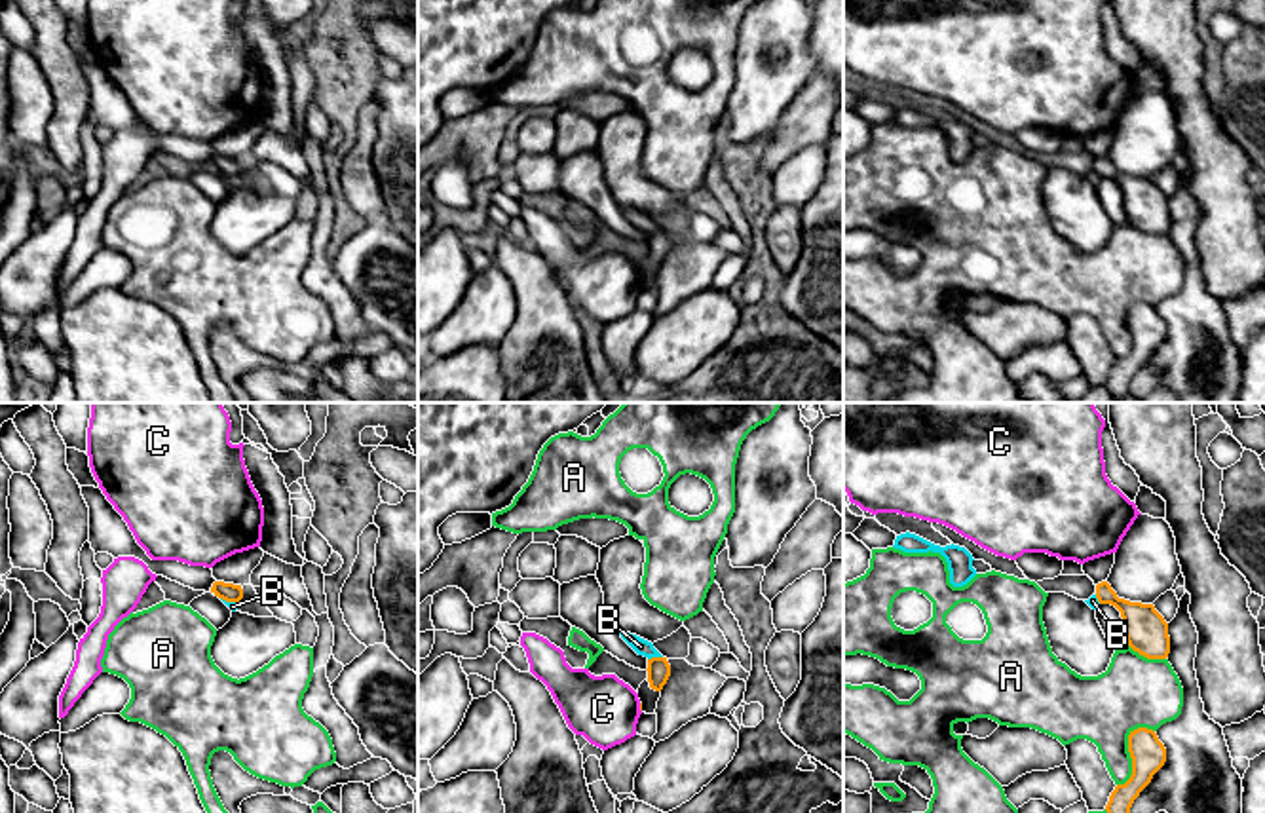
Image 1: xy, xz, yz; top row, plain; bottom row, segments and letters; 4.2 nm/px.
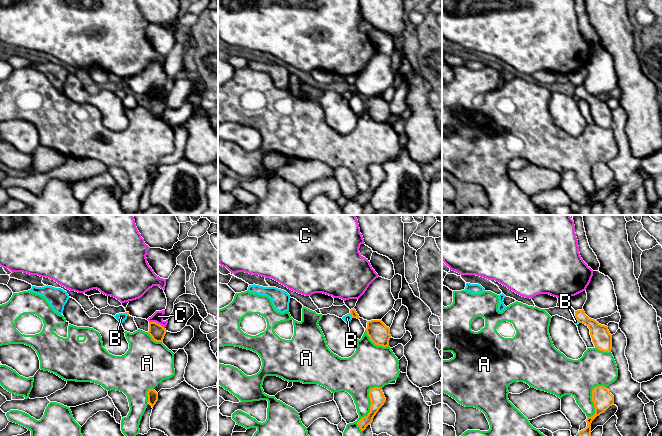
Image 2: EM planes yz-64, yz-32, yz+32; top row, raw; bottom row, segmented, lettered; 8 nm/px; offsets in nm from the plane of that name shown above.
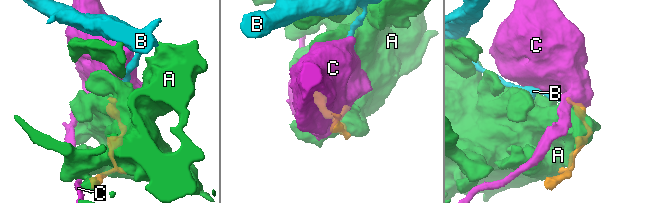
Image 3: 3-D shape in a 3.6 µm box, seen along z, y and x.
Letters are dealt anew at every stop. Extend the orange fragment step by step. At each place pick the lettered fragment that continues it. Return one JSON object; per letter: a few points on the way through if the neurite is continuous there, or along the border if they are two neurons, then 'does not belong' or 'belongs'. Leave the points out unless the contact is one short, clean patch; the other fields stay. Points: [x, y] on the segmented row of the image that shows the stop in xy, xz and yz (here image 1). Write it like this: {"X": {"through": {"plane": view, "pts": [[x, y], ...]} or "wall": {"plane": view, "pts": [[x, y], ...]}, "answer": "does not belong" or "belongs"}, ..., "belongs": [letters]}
{"A": {"answer": "does not belong"}, "B": {"wall": {"plane": "xz", "pts": [[661, 656], [648, 660]]}, "answer": "does not belong"}, "C": {"wall": {"plane": "xz", "pts": [[639, 703], [641, 711]]}, "answer": "does not belong"}, "belongs": []}

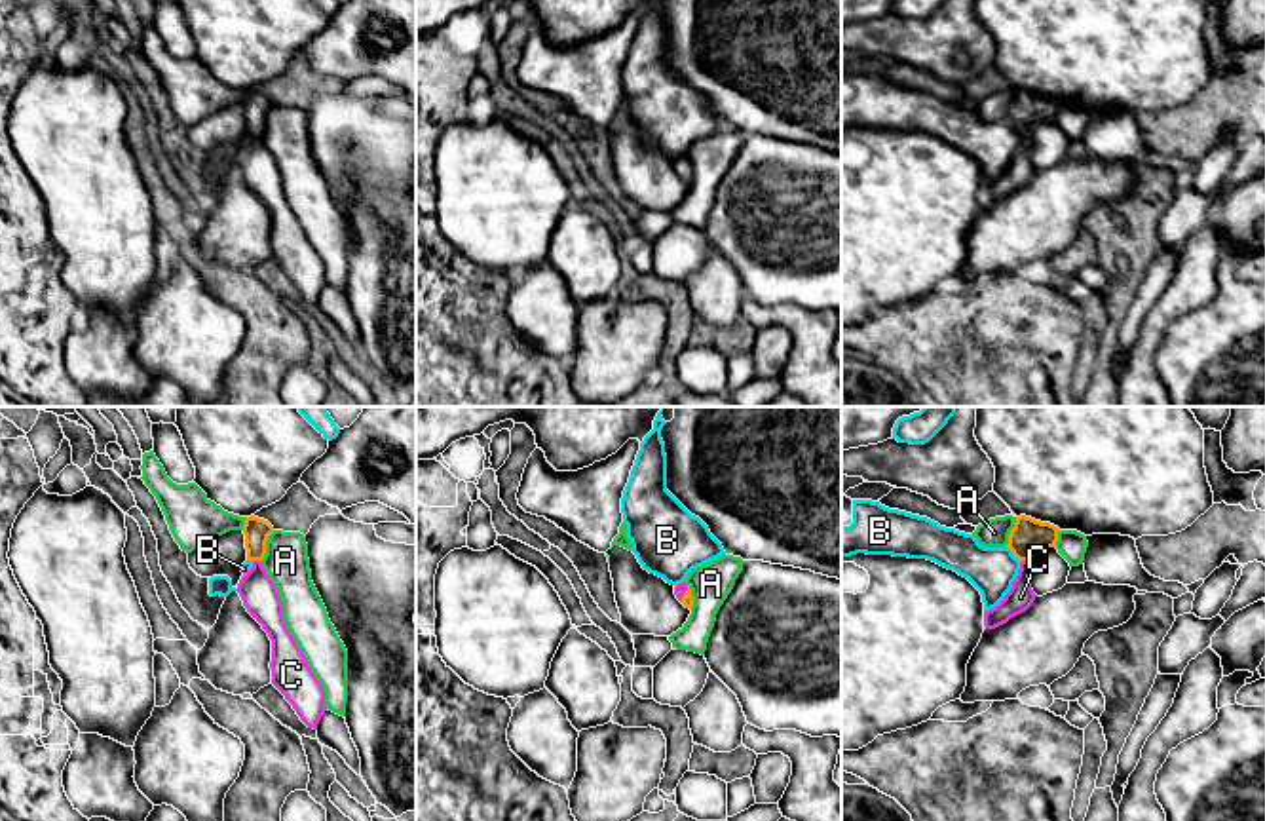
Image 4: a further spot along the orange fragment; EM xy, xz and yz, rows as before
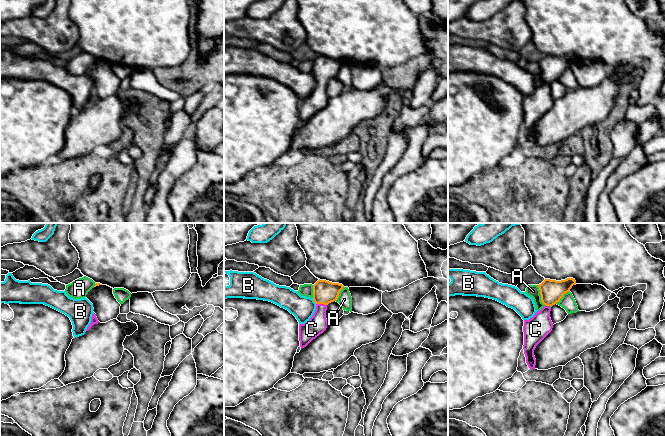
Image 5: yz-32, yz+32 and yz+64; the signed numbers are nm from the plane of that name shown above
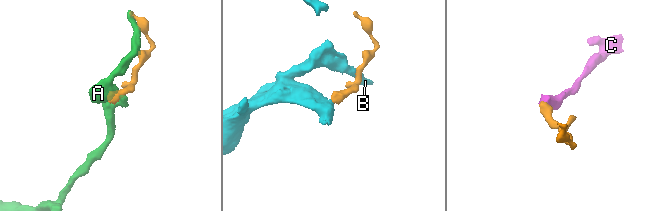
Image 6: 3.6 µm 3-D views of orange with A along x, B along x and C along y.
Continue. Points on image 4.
{"A": {"wall": {"plane": "xy", "pts": [[274, 531], [261, 559]]}, "answer": "does not belong"}, "B": {"wall": {"plane": "yz", "pts": [[1005, 546], [1020, 561]]}, "answer": "does not belong"}, "C": {"through": {"plane": "xy", "pts": [[257, 531], [257, 559], [259, 593]]}, "answer": "belongs"}, "belongs": ["C"]}

